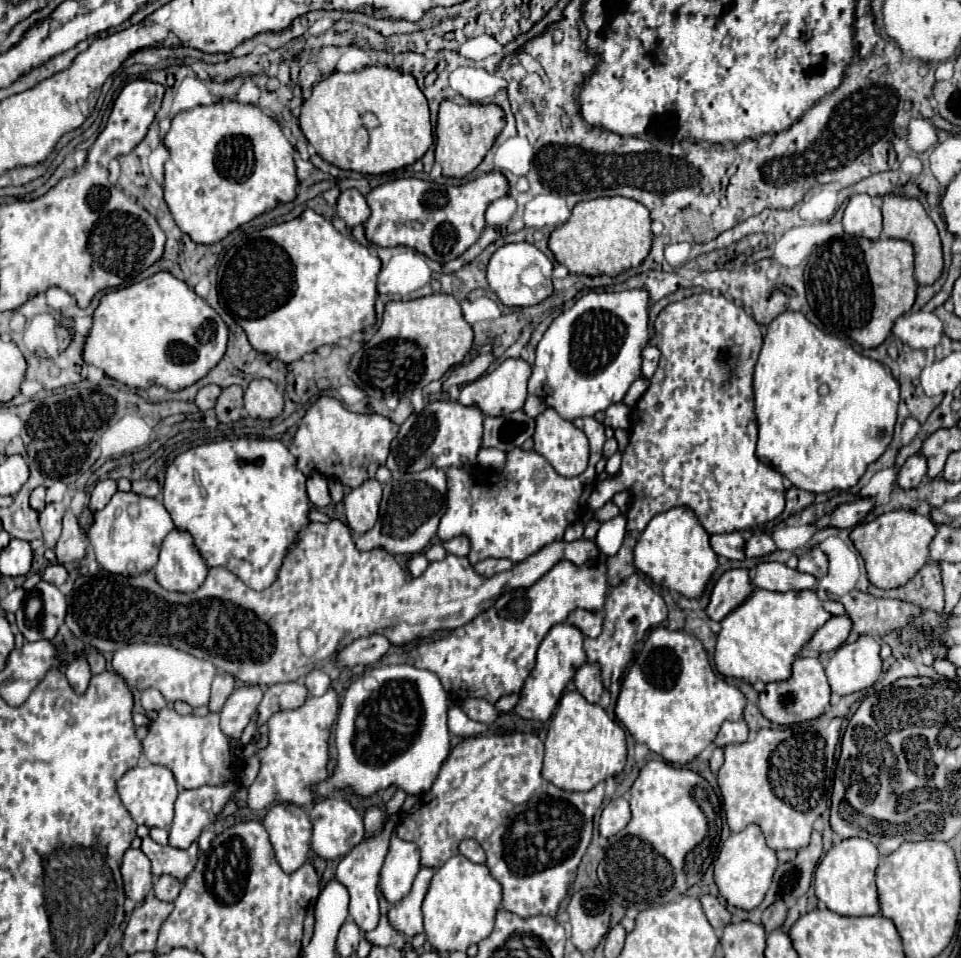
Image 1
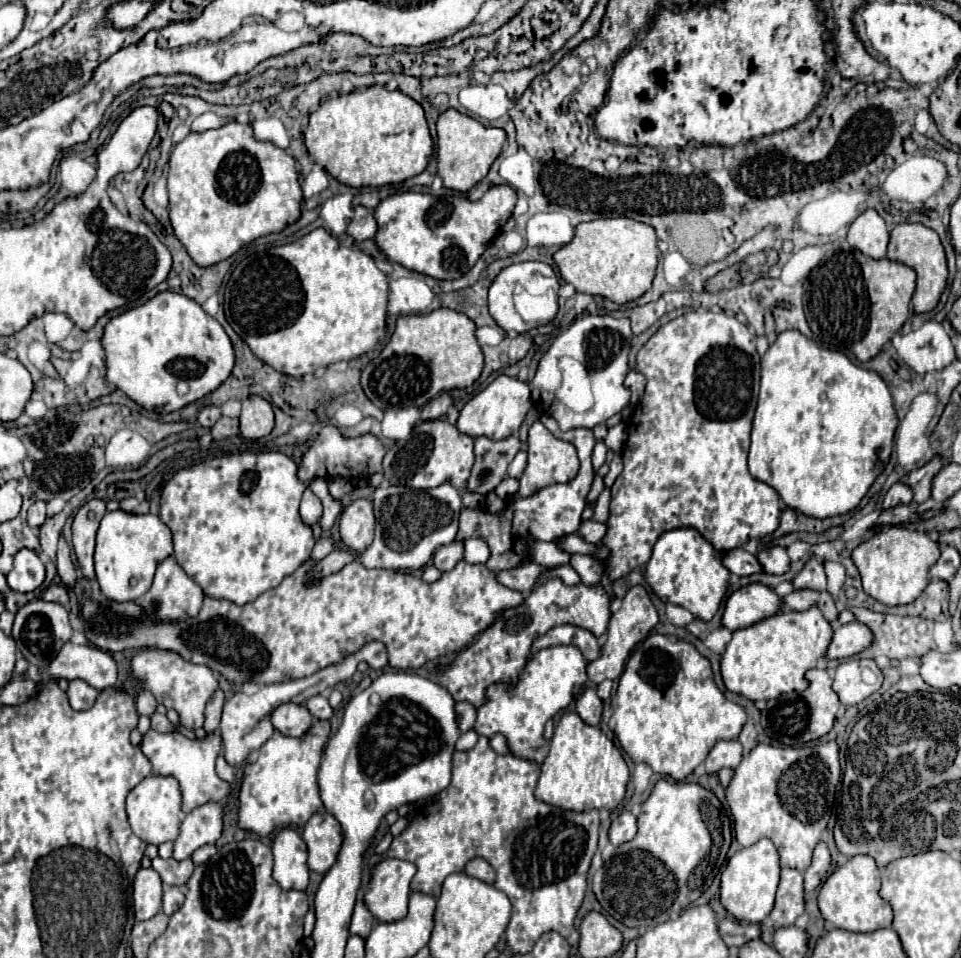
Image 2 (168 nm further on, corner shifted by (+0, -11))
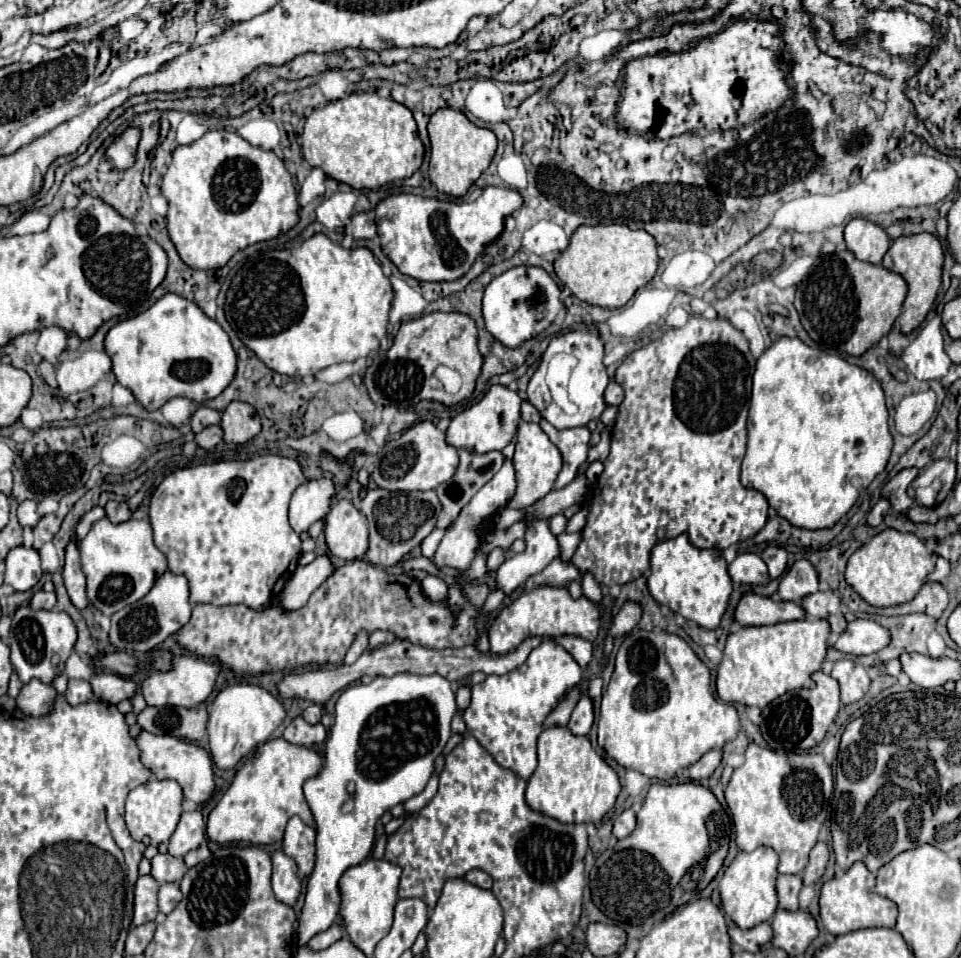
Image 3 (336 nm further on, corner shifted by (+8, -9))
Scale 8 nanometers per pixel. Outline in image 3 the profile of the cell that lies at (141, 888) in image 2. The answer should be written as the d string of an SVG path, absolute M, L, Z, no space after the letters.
M139 876L135 884L135 906L133 906L133 924L145 924L157 916L157 890L159 884L153 876Z

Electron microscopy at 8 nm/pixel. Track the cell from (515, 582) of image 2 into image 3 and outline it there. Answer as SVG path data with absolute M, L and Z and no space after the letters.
M555 558L545 570L541 570L539 574L527 578L525 582L525 590L533 590L541 584L551 584L551 586L567 586L571 580L581 580L581 572L571 564L571 562L563 562L559 558Z

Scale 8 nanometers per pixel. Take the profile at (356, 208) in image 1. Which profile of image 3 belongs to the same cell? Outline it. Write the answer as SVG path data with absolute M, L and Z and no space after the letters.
M355 214L351 218L351 224L349 224L349 234L355 238L355 240L363 240L363 238L373 238L377 236L377 224L375 220L369 216L369 214Z

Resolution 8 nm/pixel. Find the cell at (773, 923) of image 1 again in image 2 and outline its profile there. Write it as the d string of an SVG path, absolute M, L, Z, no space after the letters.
M781 868L781 884L777 890L777 902L771 912L775 926L791 926L805 910L803 900L803 874L799 870Z

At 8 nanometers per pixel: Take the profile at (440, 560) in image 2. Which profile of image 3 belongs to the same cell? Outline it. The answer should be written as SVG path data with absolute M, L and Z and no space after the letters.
M505 460L503 468L471 498L471 502L461 510L459 518L455 520L453 528L445 532L443 540L439 542L437 550L435 550L435 556L433 556L433 562L437 568L457 568L457 570L463 570L463 568L469 568L469 564L473 562L475 558L475 552L477 552L477 546L479 546L479 532L477 532L477 524L481 522L487 522L491 520L507 502L509 498L515 494L515 468L513 468L513 460Z

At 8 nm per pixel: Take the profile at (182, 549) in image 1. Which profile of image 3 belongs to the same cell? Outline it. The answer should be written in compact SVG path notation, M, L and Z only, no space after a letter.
M163 572L157 576L151 592L141 598L135 604L129 604L127 608L115 612L111 616L111 642L119 650L127 652L147 652L161 644L165 638L175 634L181 626L185 626L191 618L191 602L189 602L189 584L185 576L173 574L173 572Z

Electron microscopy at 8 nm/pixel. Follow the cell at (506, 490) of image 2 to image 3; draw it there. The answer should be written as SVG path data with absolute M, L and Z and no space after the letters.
M419 422L407 428L397 440L387 442L379 452L371 478L379 488L387 490L435 490L455 474L457 464L459 454L447 444L445 434L433 422Z

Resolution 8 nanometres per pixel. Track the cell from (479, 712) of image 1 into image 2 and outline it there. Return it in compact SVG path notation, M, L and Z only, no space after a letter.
M551 646L551 648L543 648L539 650L535 656L531 656L519 676L519 680L515 684L503 684L503 682L495 682L487 688L485 692L485 704L479 706L477 710L477 722L475 722L475 732L479 736L487 736L493 738L495 734L503 734L509 746L509 752L517 758L541 764L549 752L549 744L543 738L543 728L545 722L549 718L553 718L559 710L567 708L569 702L579 696L579 692L585 688L587 684L587 662L583 658L583 654L575 648L575 646Z

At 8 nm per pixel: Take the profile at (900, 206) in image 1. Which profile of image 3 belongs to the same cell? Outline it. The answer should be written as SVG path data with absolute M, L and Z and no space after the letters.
M929 232L895 238L891 242L891 248L883 256L883 266L891 272L901 274L909 286L909 292L907 292L907 298L903 302L903 310L899 316L899 326L903 332L911 332L913 328L917 328L925 320L927 312L931 310L931 306L937 298L937 290L941 288L941 268L943 268L941 244Z

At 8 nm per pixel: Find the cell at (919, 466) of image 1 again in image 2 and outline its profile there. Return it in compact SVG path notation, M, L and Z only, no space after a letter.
M901 482L893 484L889 488L889 492L885 494L885 500L883 500L883 510L889 510L889 508L895 508L897 504L909 504L913 498L911 494L911 488L909 486L903 486Z

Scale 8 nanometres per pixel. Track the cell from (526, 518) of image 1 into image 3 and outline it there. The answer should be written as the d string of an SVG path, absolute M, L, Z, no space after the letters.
M541 420L539 426L555 442L559 452L563 454L563 470L559 472L559 478L555 480L555 488L563 488L577 476L579 466L587 460L591 434L589 434L589 430L585 426L583 428L557 430L547 420Z

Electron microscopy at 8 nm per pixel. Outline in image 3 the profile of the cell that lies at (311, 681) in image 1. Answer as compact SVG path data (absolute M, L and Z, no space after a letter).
M311 704L303 710L303 718L309 722L309 724L317 724L321 720L321 712L323 712L323 706L321 704Z

